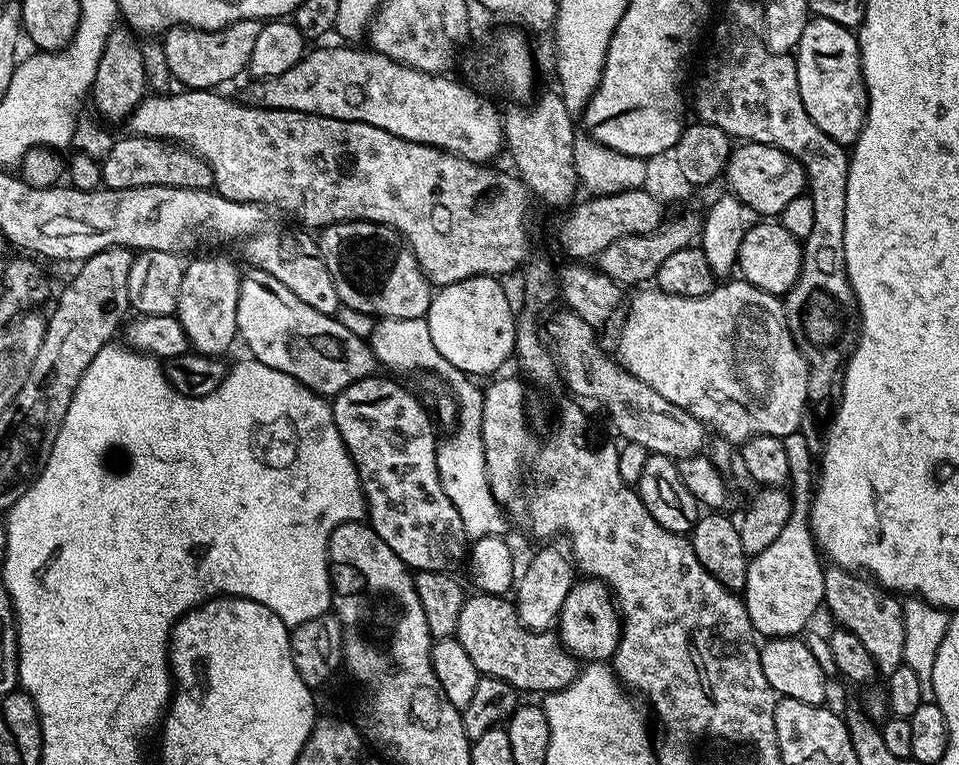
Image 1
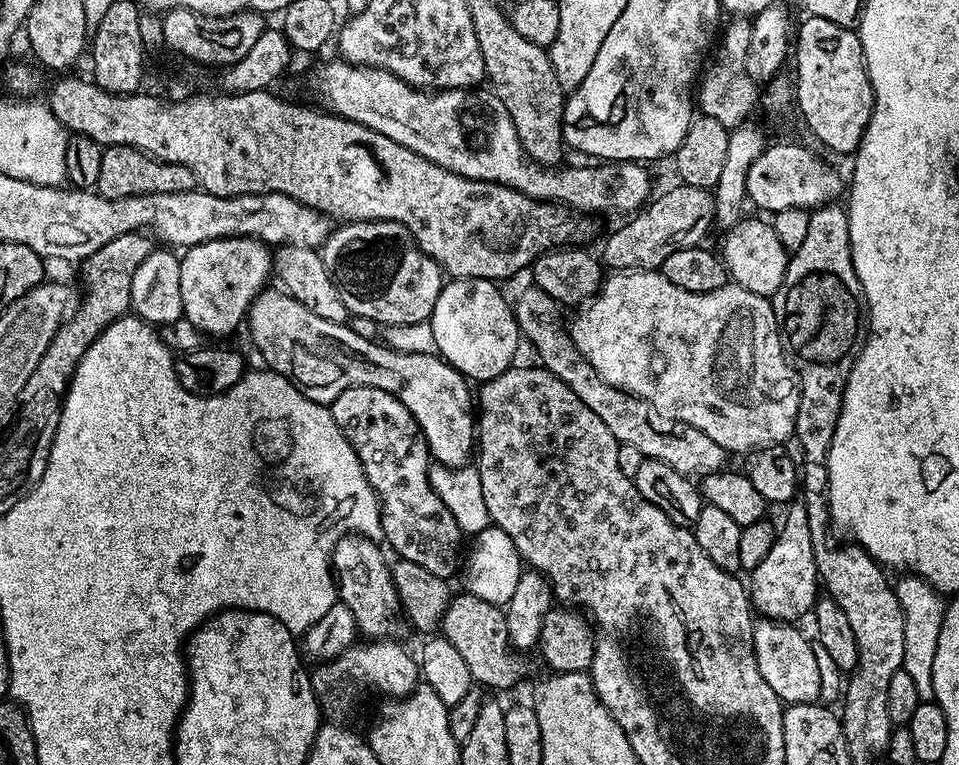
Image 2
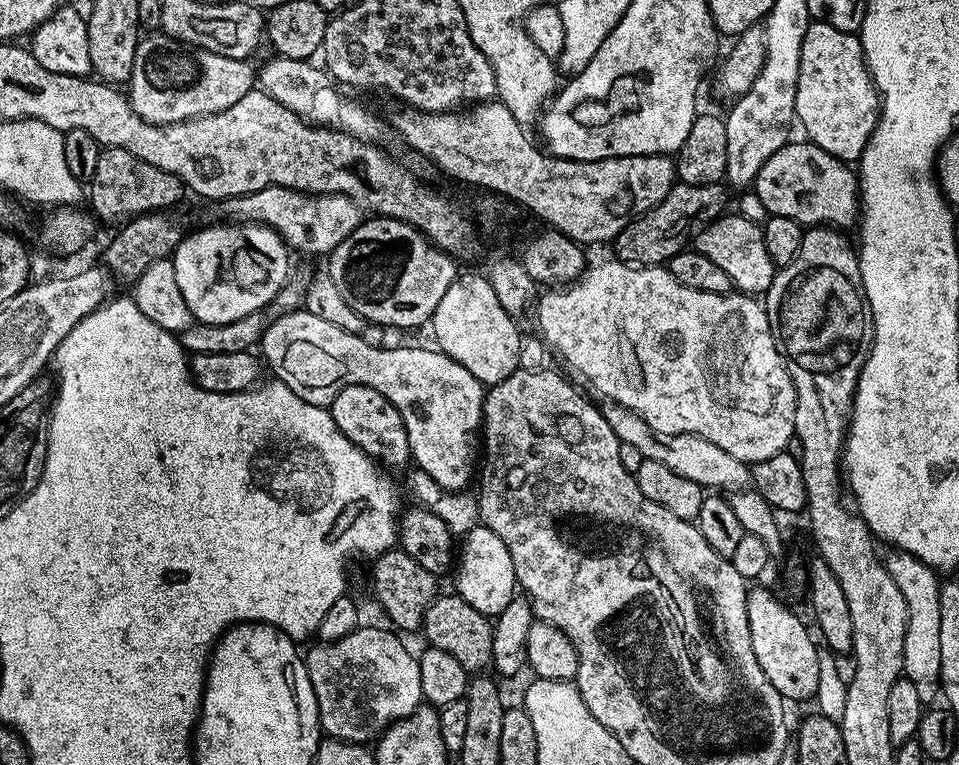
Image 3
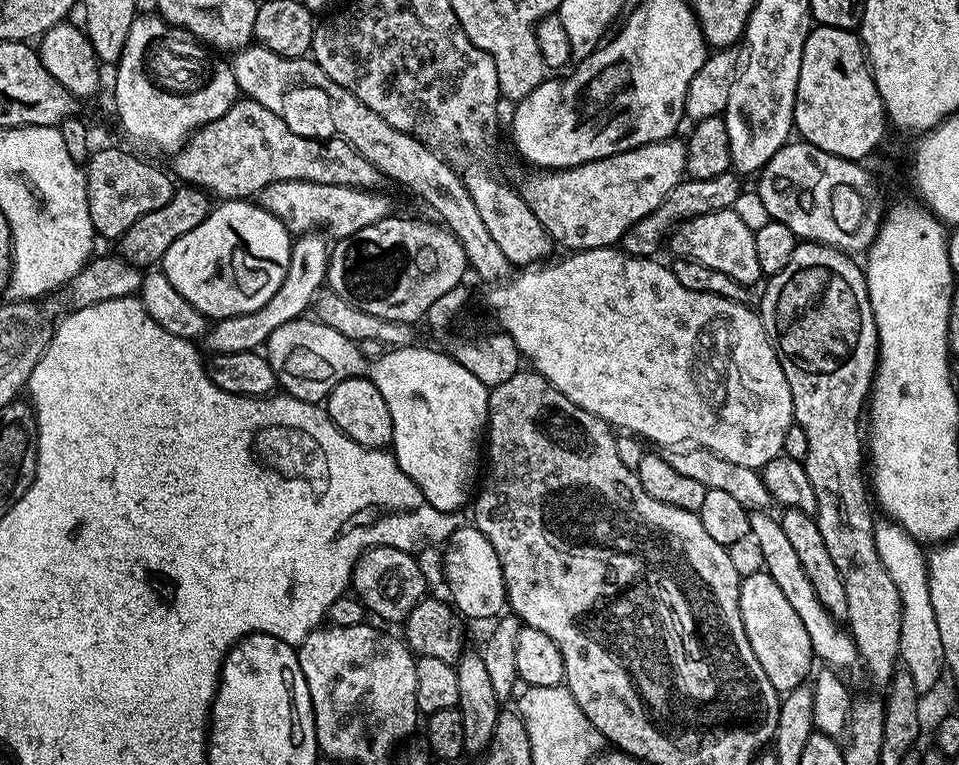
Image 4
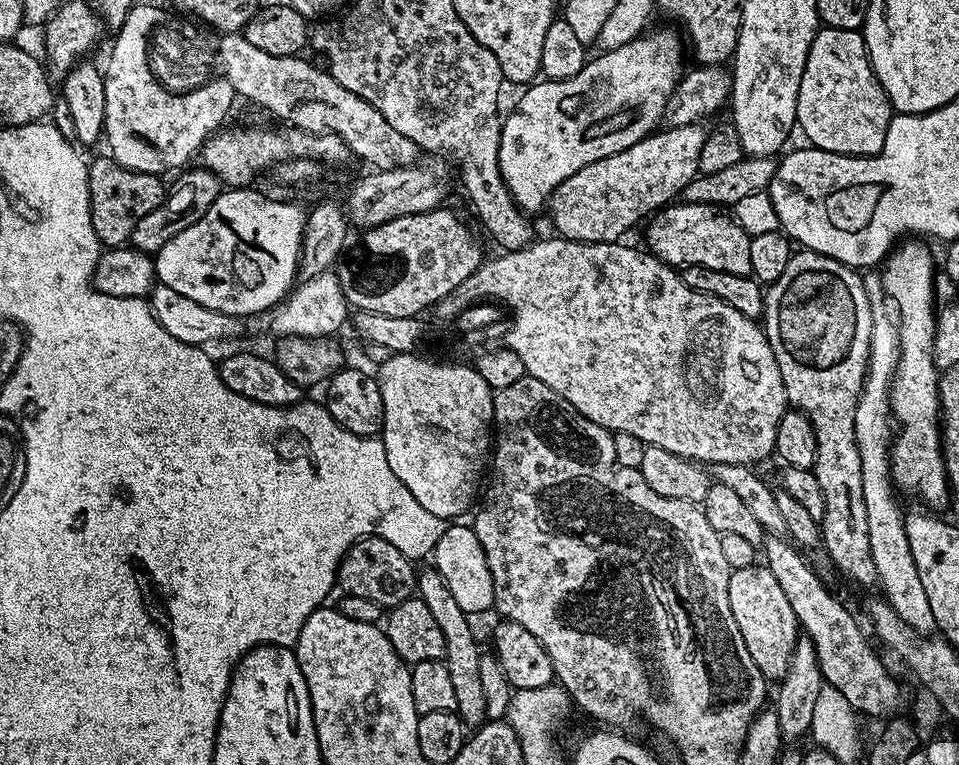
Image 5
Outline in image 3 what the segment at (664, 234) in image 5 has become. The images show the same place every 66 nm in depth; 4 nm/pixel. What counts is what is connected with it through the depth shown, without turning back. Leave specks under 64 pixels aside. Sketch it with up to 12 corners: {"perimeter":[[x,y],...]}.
{"perimeter":[[739,214],[700,229],[694,248],[744,294],[778,271],[763,227]]}

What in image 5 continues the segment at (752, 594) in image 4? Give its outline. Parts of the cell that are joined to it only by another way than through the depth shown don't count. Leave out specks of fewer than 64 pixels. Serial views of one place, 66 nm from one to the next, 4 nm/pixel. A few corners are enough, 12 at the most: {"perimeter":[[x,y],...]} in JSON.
{"perimeter":[[763,563],[732,569],[730,610],[765,680],[781,681],[798,625]]}

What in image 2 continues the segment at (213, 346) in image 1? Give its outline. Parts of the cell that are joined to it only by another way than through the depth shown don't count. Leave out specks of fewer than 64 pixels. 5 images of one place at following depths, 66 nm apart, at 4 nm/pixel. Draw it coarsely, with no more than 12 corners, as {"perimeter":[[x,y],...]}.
{"perimeter":[[263,240],[180,256],[183,319],[228,336],[274,272]]}

